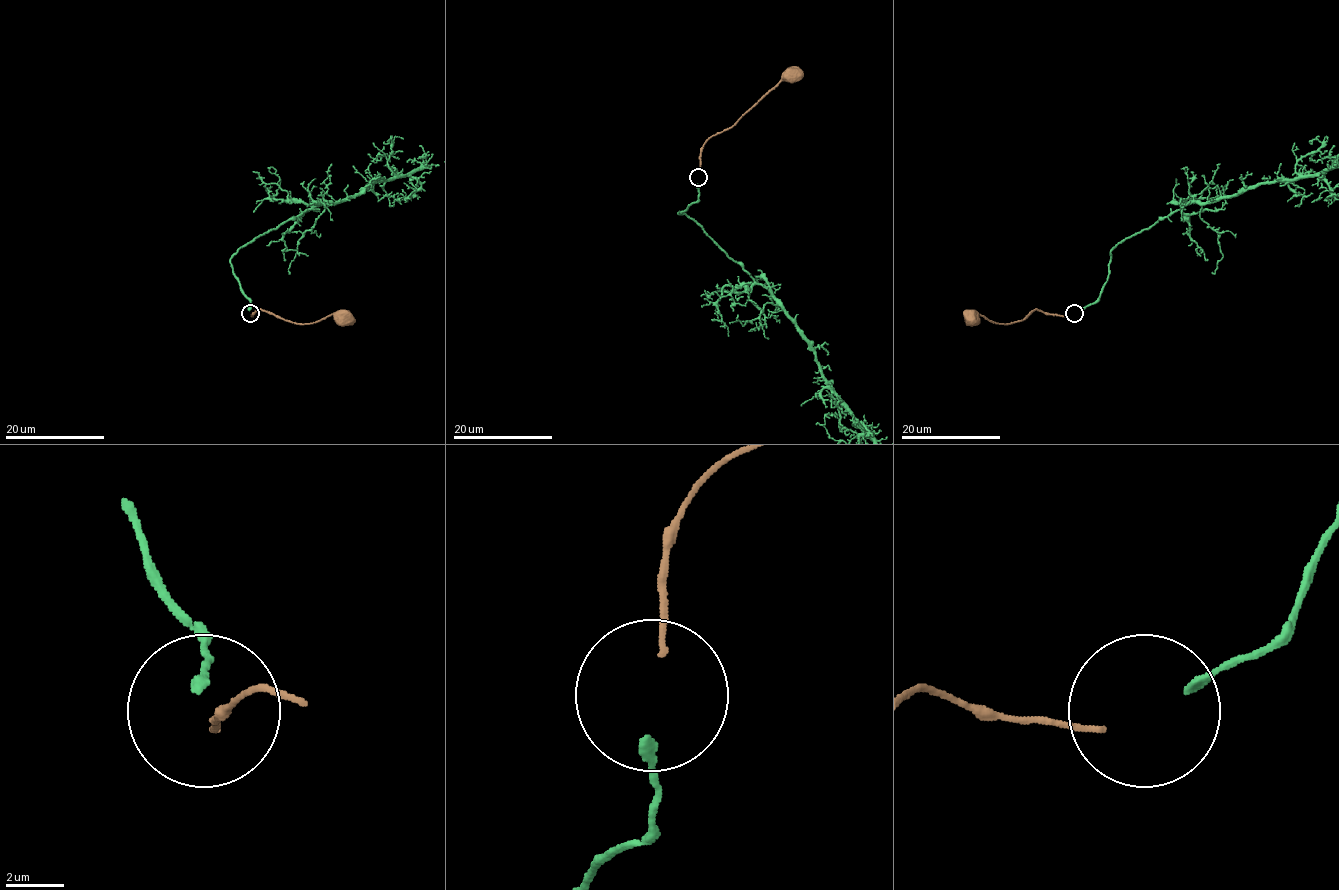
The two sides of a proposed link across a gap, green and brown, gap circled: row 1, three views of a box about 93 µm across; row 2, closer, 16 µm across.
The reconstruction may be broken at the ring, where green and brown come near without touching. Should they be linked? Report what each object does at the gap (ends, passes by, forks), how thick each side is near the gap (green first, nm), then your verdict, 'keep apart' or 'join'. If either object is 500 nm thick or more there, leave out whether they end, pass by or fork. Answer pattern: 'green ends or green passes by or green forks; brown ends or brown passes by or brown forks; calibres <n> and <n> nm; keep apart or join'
green ends; brown ends; calibres 360 and 240 nm; join

